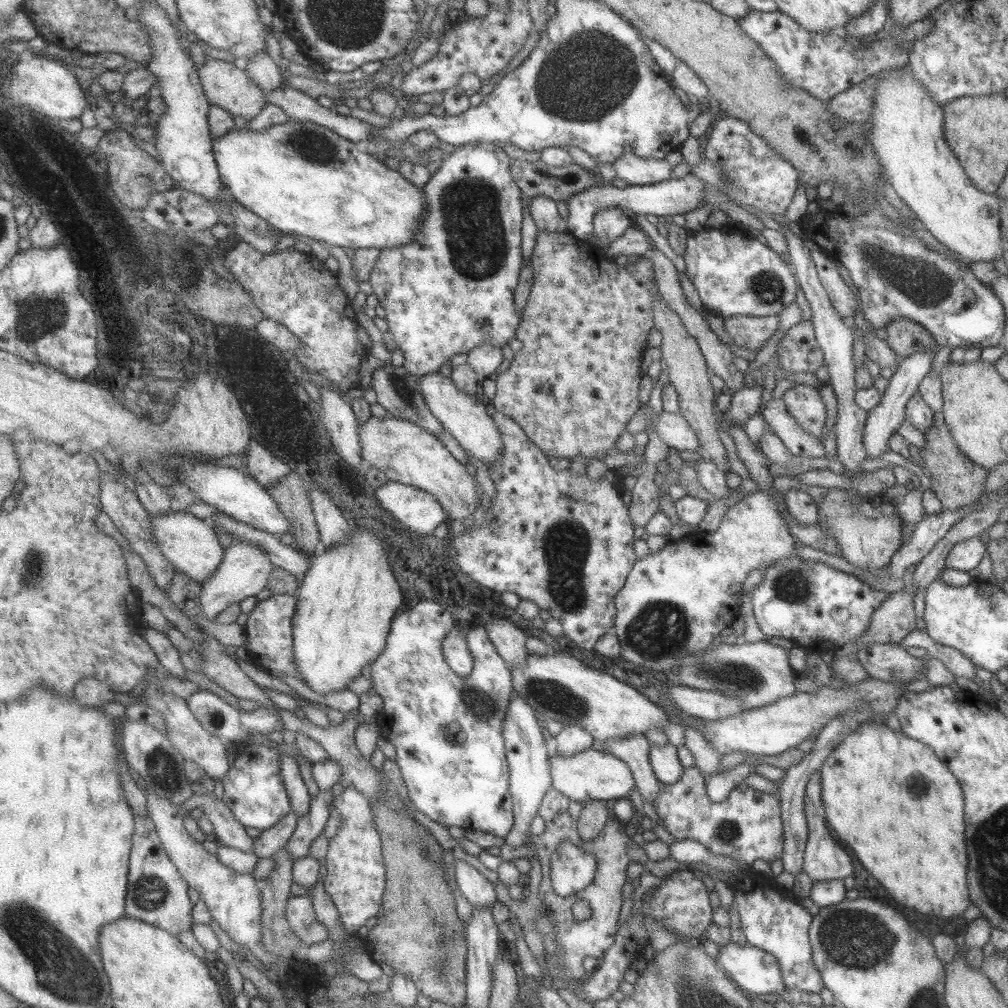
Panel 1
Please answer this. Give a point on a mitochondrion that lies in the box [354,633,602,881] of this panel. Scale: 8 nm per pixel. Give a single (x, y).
(555, 697)

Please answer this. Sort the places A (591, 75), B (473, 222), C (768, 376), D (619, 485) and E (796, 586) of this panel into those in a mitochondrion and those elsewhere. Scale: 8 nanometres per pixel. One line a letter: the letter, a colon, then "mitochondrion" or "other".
A: mitochondrion
B: mitochondrion
C: other
D: other
E: mitochondrion

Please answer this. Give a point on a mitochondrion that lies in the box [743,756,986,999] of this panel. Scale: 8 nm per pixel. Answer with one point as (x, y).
(855, 938)

